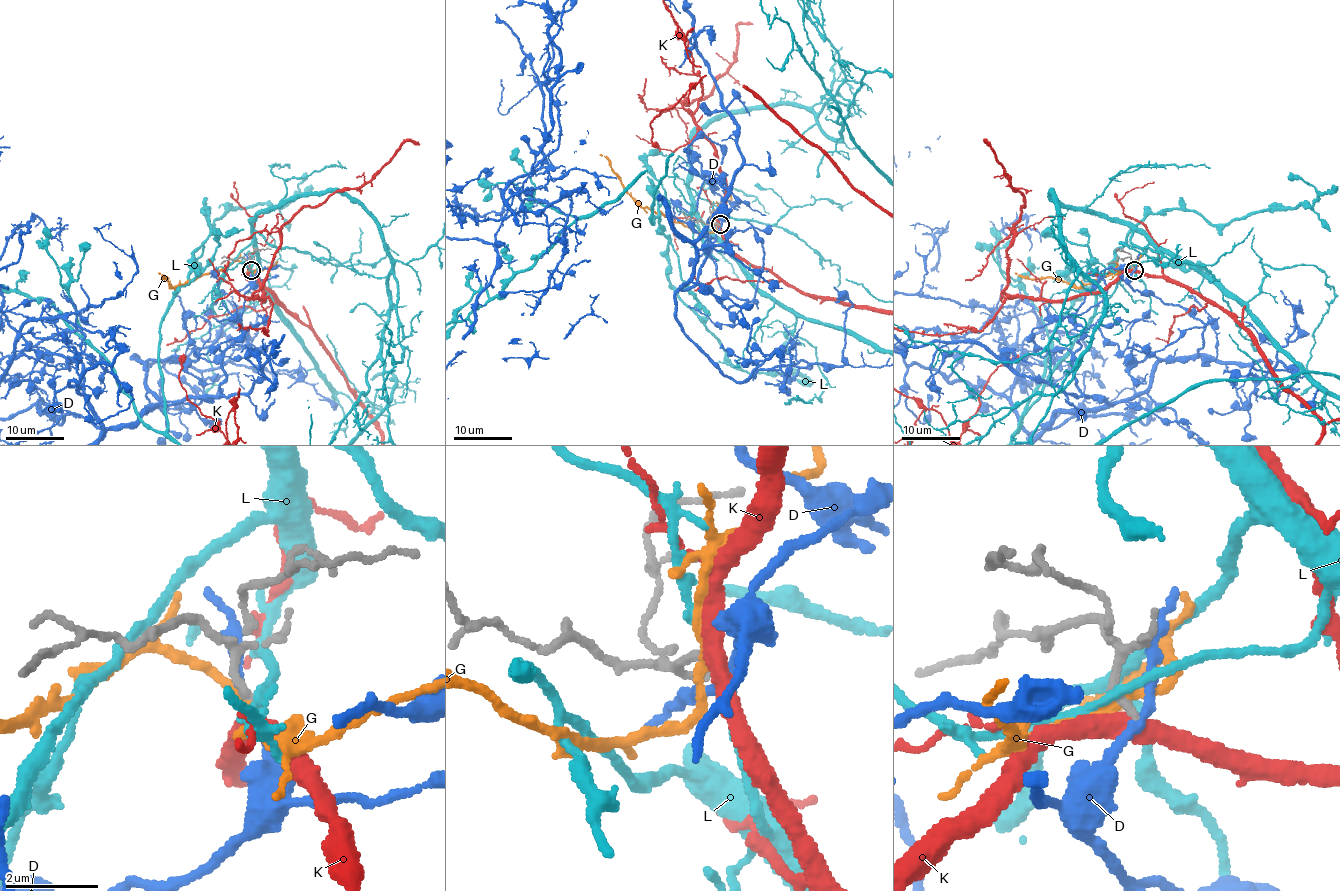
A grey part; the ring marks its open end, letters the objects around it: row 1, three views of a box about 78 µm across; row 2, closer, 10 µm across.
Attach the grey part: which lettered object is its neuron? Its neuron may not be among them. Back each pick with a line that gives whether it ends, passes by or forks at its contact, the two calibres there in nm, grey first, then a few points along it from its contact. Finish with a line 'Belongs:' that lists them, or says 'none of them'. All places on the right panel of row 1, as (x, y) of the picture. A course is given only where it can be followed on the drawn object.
Belongs: none of them

